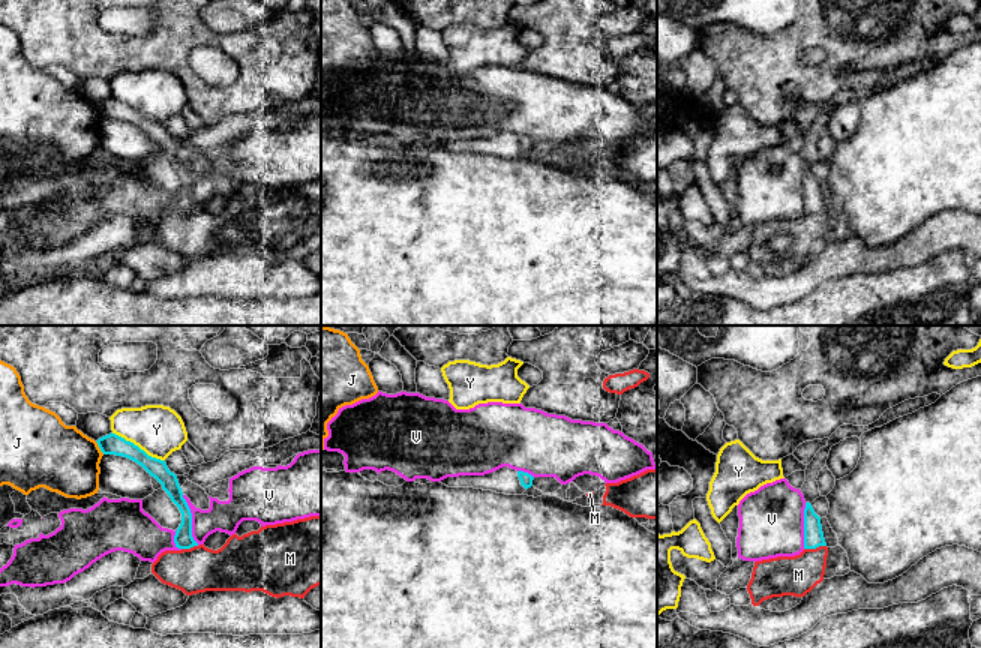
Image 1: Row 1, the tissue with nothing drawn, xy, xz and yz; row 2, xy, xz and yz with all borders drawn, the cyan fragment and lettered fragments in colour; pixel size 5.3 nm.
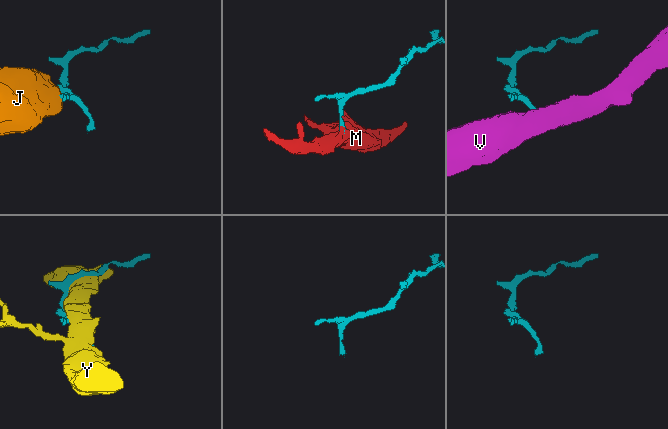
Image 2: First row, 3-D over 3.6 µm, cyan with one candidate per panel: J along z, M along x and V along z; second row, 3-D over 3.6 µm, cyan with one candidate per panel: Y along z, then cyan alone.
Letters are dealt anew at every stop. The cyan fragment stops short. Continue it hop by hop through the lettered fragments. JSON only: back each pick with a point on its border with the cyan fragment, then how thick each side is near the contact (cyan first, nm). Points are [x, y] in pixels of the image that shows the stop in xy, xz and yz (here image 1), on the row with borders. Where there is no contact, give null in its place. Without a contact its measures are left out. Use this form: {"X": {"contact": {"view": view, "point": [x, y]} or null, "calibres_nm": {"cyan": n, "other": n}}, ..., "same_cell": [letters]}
{"M": {"contact": {"view": "yz", "point": [815, 548]}, "calibres_nm": {"cyan": 110, "other": 220}}, "same_cell": ["M"]}

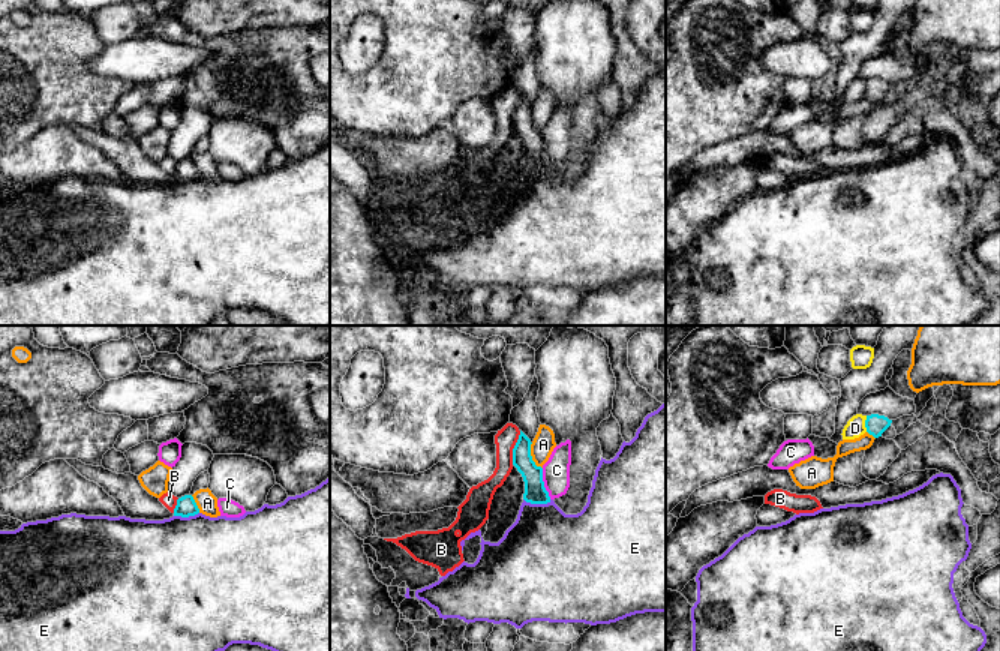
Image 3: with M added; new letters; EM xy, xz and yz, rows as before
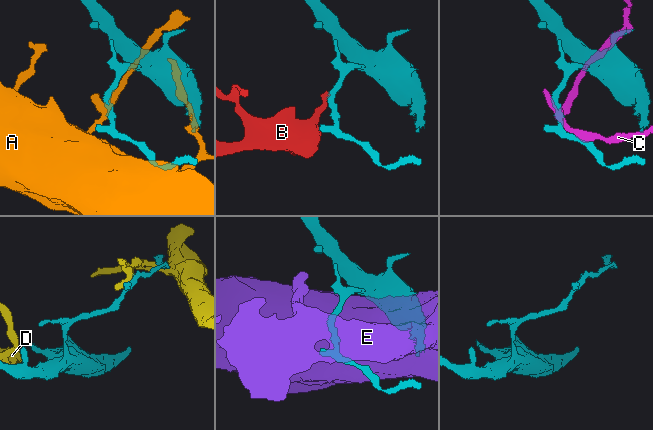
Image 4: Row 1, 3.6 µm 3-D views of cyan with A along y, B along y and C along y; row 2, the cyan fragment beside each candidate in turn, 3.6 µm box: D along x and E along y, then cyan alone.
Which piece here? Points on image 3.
{"same_cell": []}

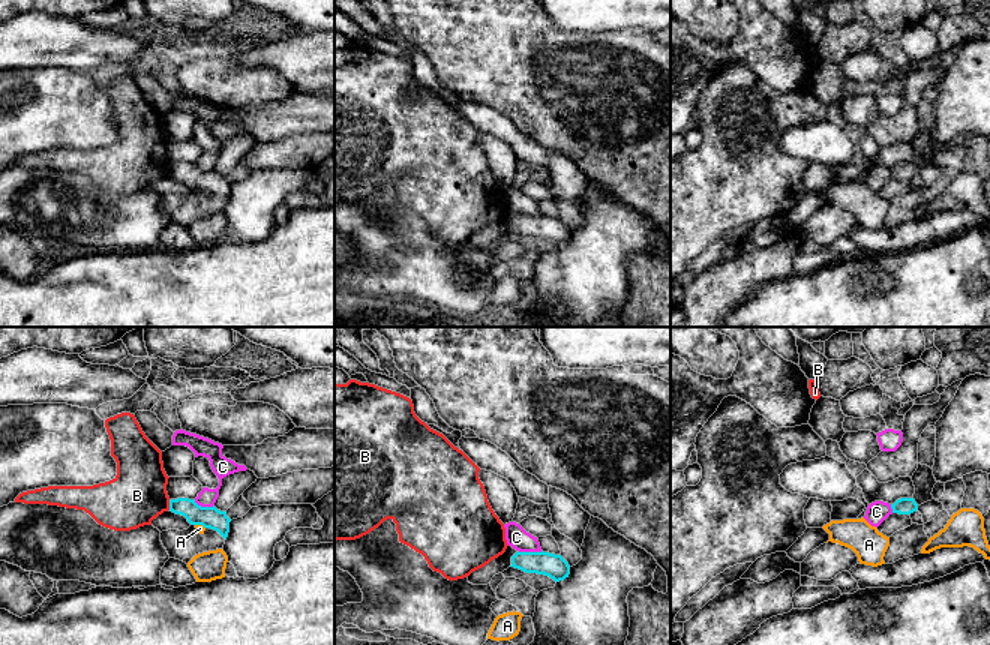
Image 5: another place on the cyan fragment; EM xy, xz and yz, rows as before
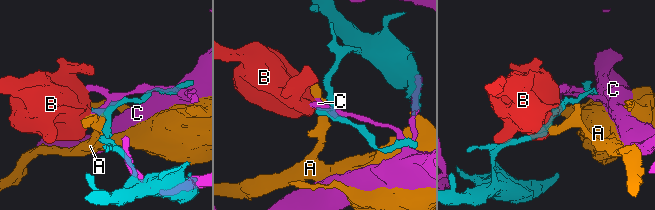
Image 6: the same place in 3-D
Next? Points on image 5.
{"same_cell": []}

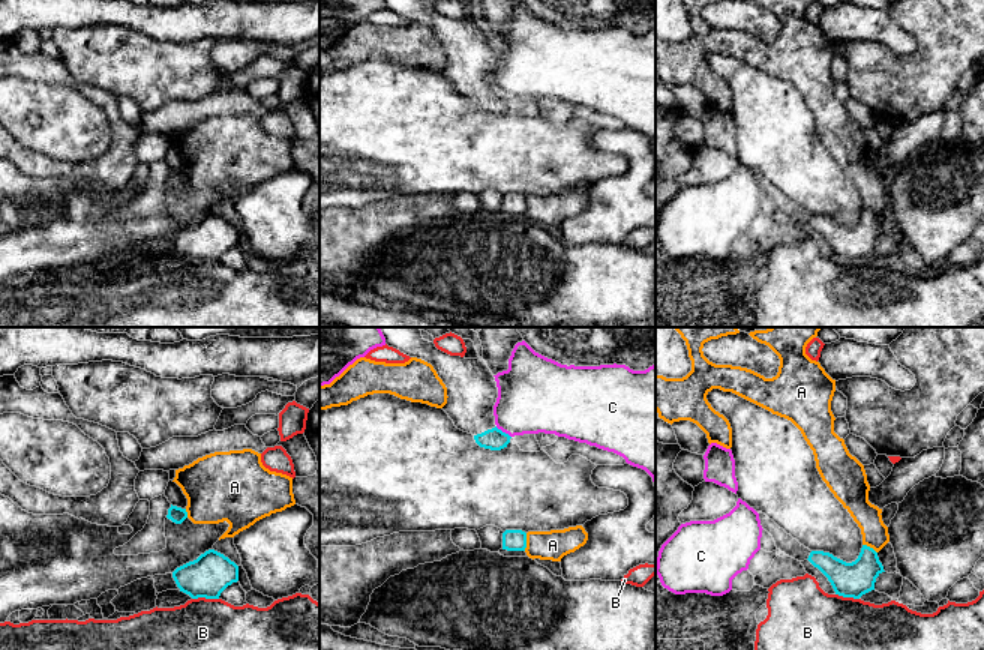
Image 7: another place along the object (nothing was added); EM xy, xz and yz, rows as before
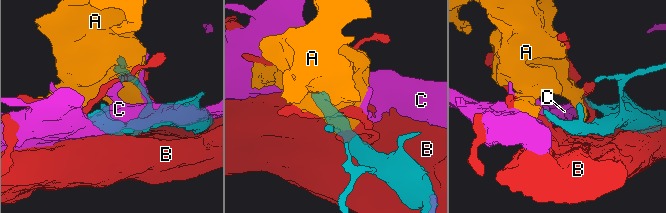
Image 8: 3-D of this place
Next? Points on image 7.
{"same_cell": []}

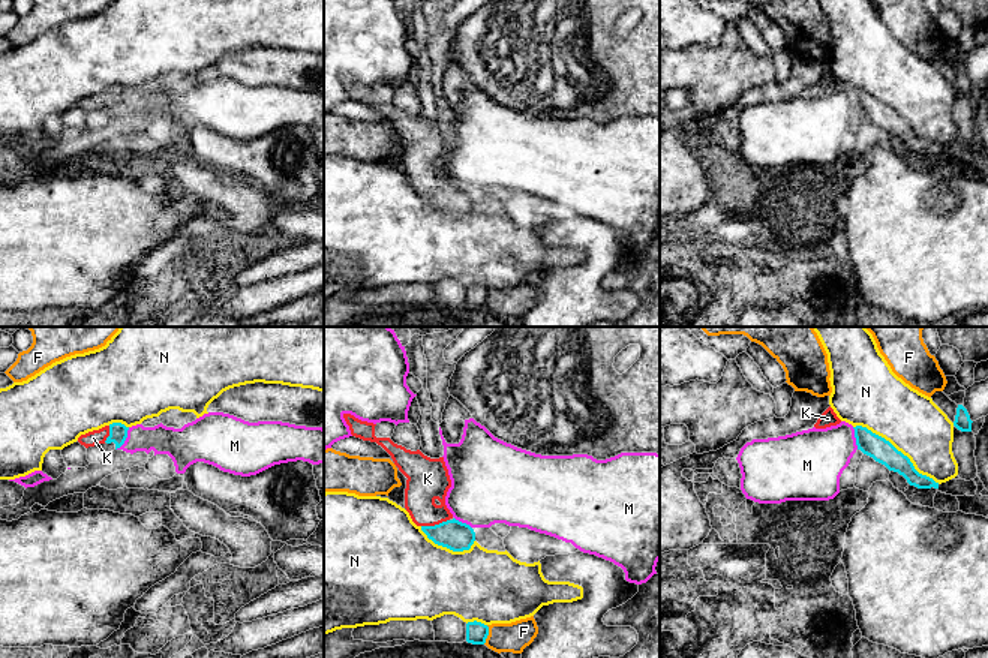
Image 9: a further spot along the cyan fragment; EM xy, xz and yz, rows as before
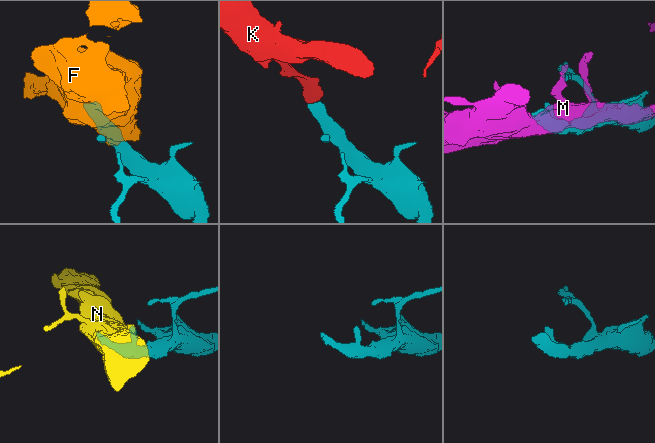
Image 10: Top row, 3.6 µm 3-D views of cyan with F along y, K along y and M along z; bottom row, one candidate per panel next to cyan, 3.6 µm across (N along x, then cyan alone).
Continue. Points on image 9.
{"K": {"contact": {"view": "xz", "point": [435, 525]}, "calibres_nm": {"cyan": 160, "other": 220}}, "same_cell": ["K"]}

